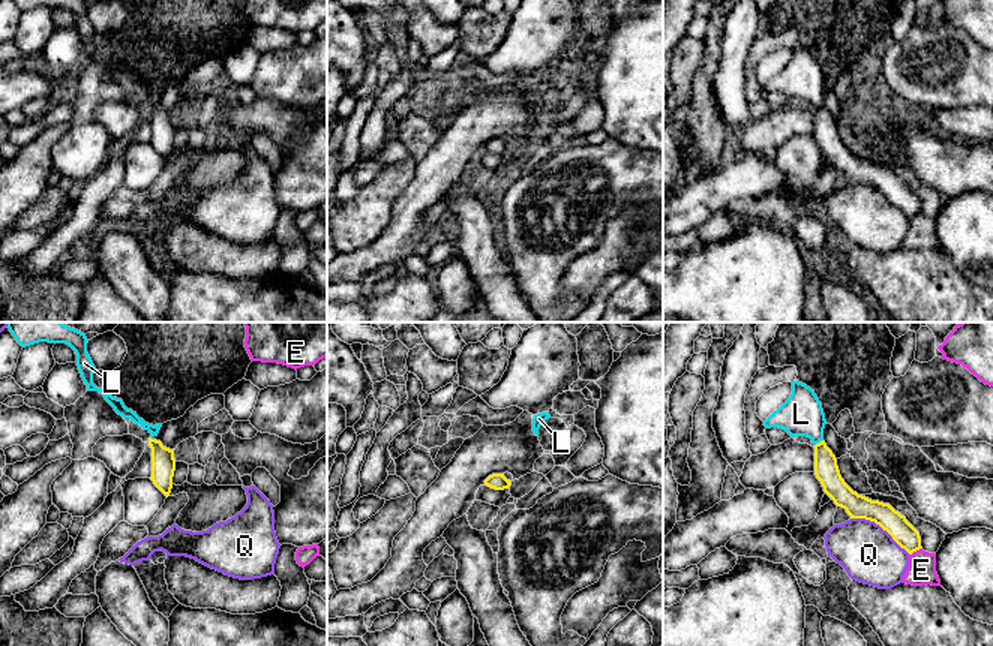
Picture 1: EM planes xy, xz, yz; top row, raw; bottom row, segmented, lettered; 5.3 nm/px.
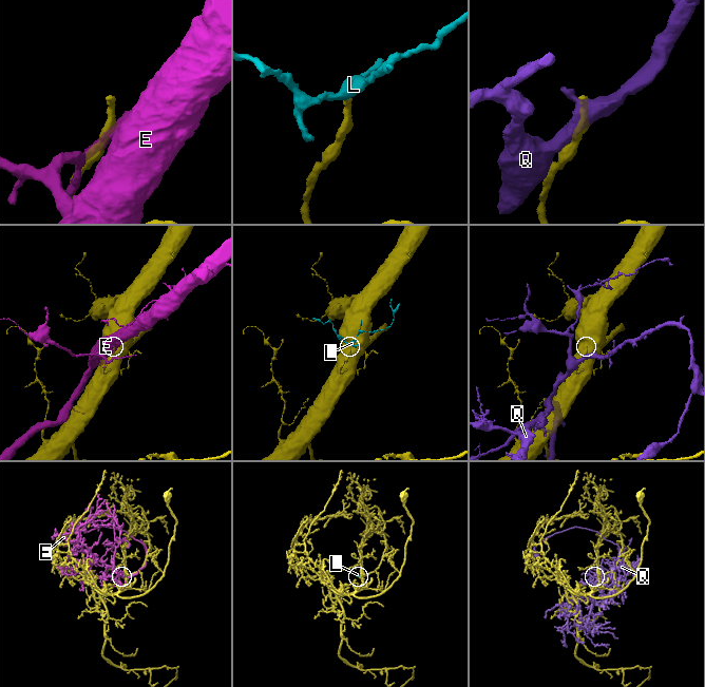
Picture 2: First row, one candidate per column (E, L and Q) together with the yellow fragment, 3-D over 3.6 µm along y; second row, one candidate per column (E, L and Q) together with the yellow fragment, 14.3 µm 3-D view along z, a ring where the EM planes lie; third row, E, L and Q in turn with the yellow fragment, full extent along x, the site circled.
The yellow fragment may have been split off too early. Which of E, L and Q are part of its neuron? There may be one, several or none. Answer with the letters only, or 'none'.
L

